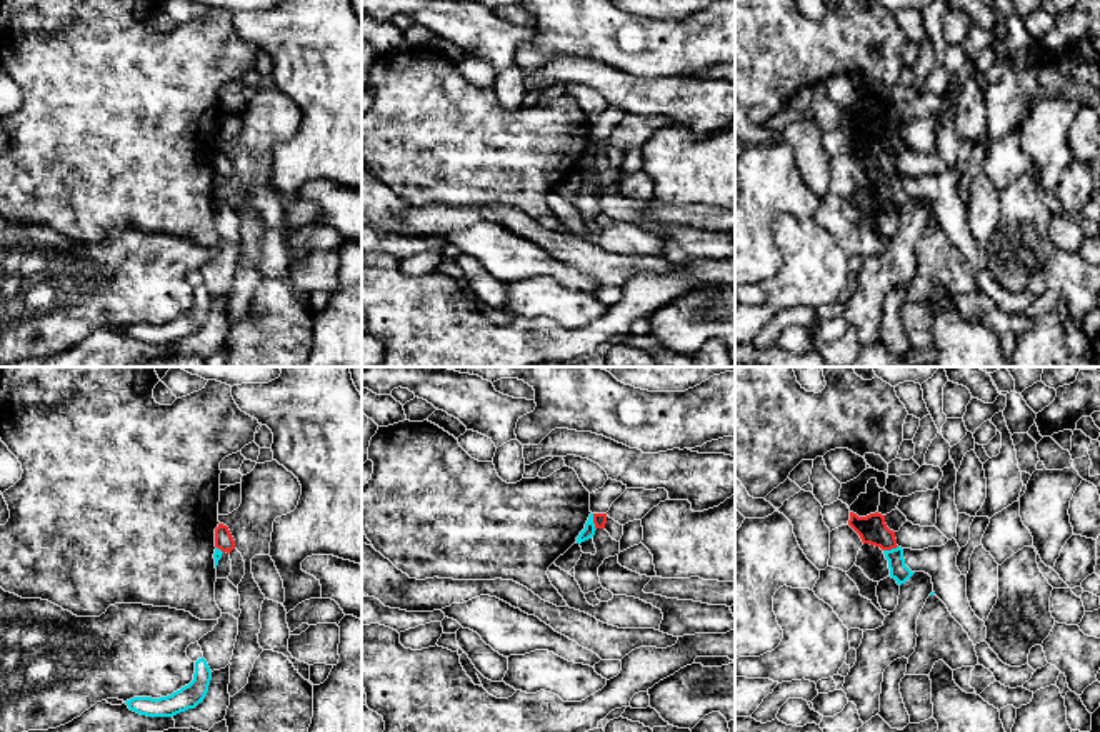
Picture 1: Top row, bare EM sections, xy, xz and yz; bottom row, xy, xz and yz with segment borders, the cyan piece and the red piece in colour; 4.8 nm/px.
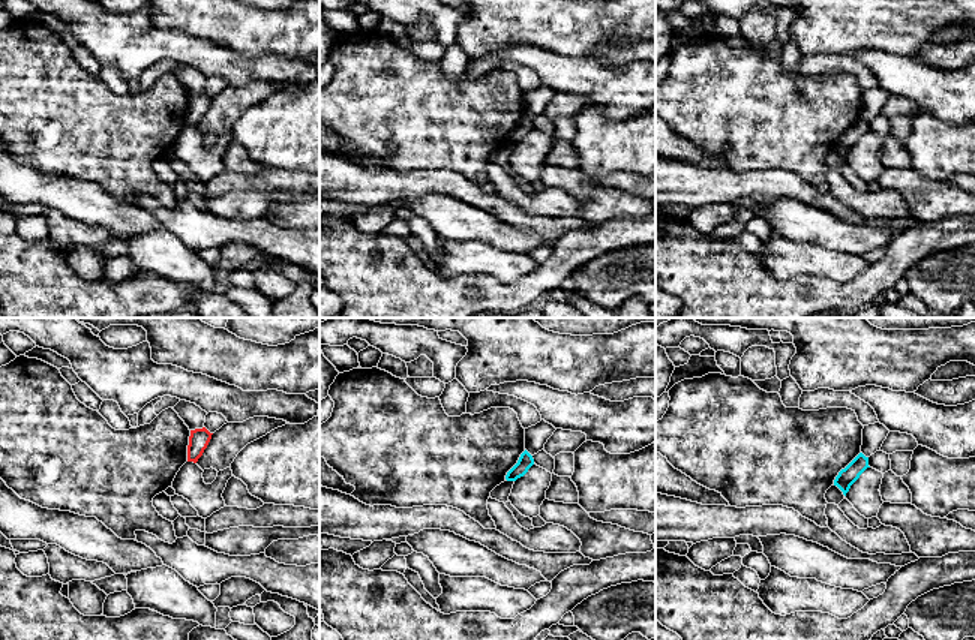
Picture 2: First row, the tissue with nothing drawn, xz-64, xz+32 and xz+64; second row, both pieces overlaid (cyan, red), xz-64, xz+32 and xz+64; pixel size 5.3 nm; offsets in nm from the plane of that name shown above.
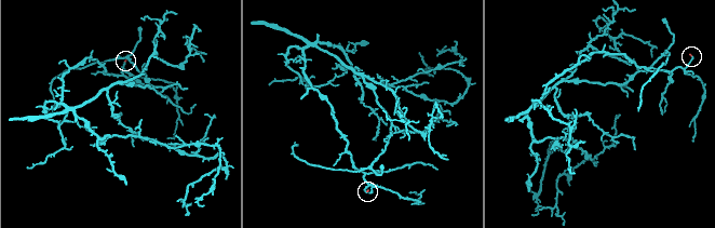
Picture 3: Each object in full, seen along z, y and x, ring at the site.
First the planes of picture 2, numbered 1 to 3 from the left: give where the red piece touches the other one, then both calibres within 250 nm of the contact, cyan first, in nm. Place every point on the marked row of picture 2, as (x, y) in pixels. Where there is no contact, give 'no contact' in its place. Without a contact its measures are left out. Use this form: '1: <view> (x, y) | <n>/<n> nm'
1: no contact
2: no contact
3: no contact

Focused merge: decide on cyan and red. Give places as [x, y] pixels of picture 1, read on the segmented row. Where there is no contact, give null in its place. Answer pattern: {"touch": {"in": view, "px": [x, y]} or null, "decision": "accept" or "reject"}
{"touch": {"in": "xz", "px": [592, 522]}, "decision": "accept"}

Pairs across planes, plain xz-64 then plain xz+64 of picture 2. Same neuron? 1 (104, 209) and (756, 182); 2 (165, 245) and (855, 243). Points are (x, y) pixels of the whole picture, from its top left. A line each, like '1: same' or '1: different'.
1: different
2: different

